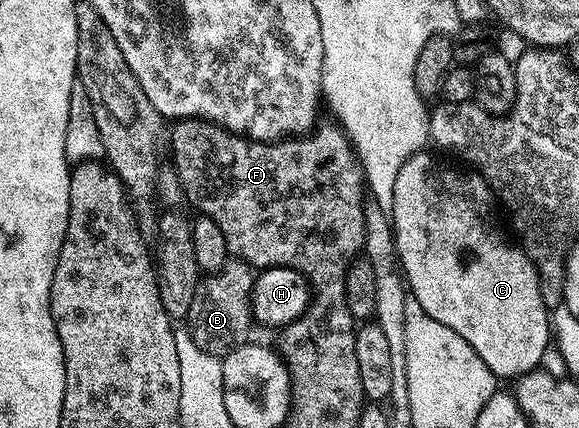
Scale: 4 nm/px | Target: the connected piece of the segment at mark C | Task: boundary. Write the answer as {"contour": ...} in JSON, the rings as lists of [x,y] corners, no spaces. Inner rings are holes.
{"contour":[[[428,153],[411,155],[406,161],[406,165],[402,165],[402,169],[398,169],[398,181],[394,181],[394,205],[390,212],[392,230],[396,233],[396,254],[406,280],[407,290],[410,292],[415,306],[421,307],[426,315],[434,321],[438,321],[441,328],[447,329],[452,335],[462,337],[464,344],[470,348],[471,354],[482,357],[482,361],[488,366],[489,372],[493,376],[505,375],[509,381],[512,381],[540,367],[542,353],[546,353],[546,349],[550,346],[550,308],[542,301],[540,278],[528,252],[520,245],[511,247],[492,228],[492,223],[488,220],[488,206],[494,203],[492,188],[484,180],[483,175],[472,169],[464,170],[468,171],[459,171],[456,167],[432,167],[432,159]]]}

